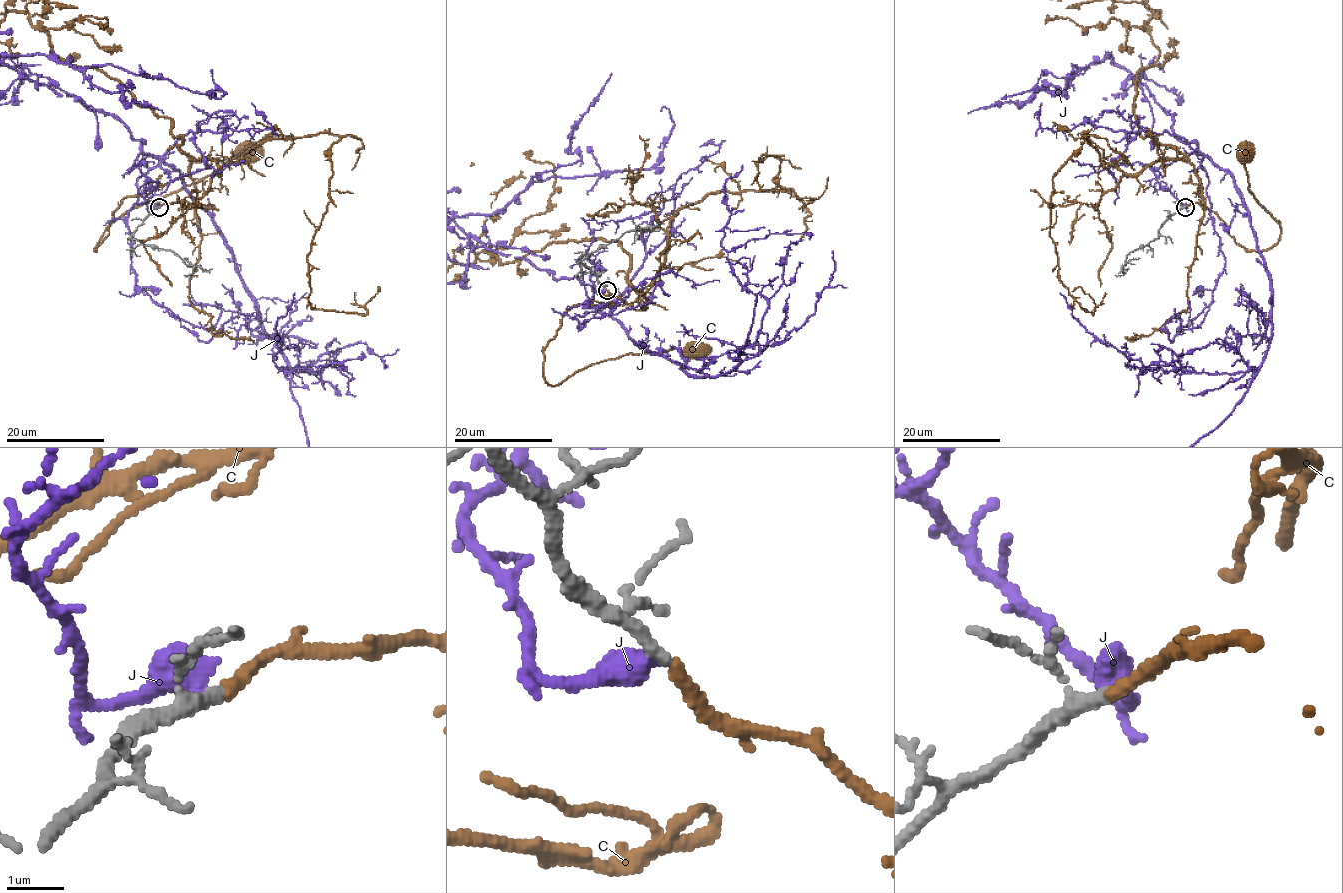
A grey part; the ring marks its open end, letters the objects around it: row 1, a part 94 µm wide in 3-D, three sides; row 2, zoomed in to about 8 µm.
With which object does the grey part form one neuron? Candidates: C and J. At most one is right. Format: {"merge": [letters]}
{"merge": ["C"]}

